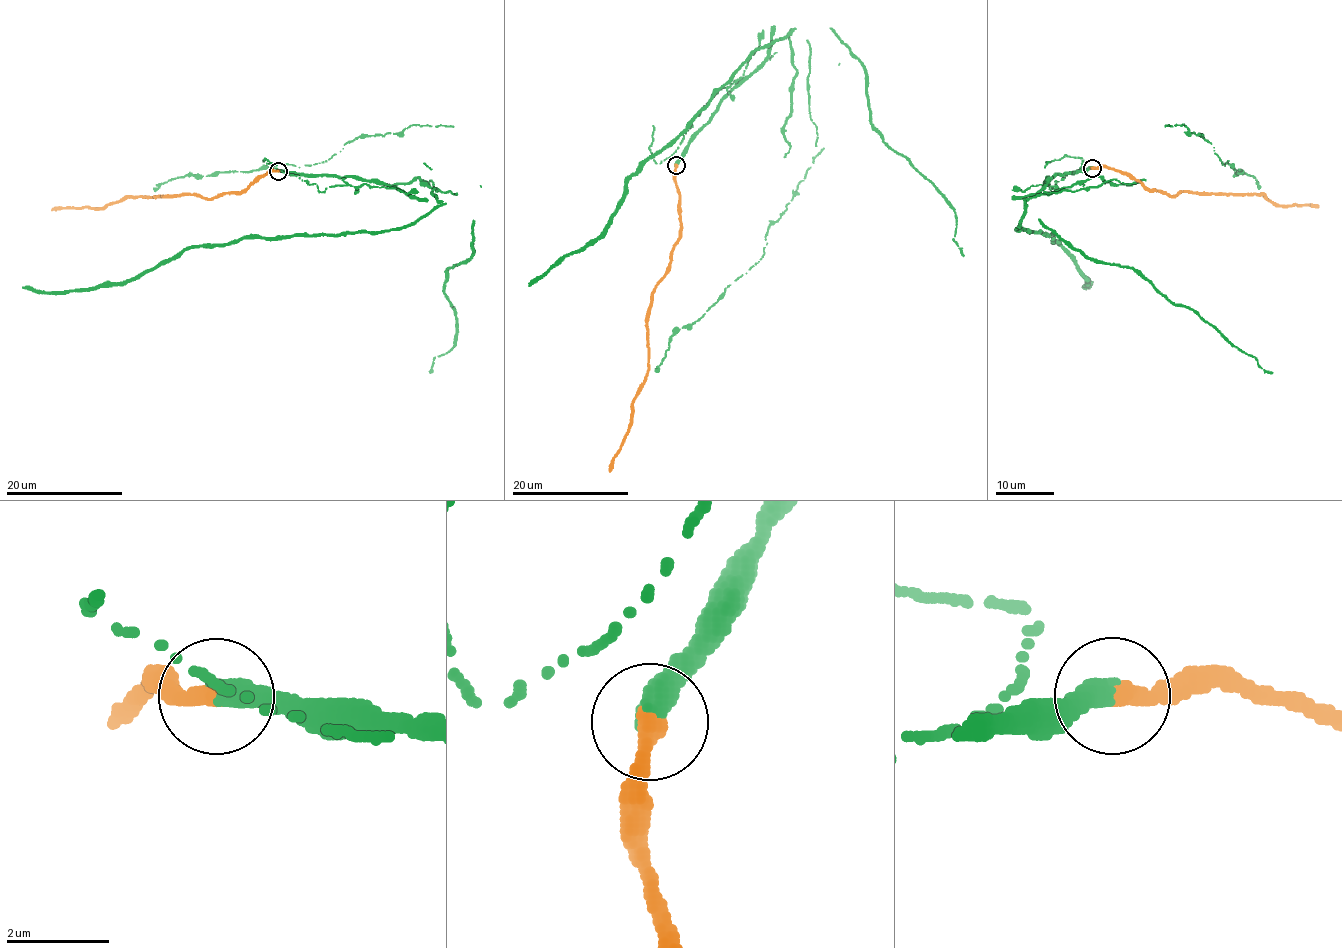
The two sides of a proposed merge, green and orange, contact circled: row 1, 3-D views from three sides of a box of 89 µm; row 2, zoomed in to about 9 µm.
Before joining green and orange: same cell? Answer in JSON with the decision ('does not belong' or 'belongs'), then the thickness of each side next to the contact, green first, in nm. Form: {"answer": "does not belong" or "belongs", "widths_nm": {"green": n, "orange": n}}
{"answer": "does not belong", "widths_nm": {"green": 440, "orange": 400}}

